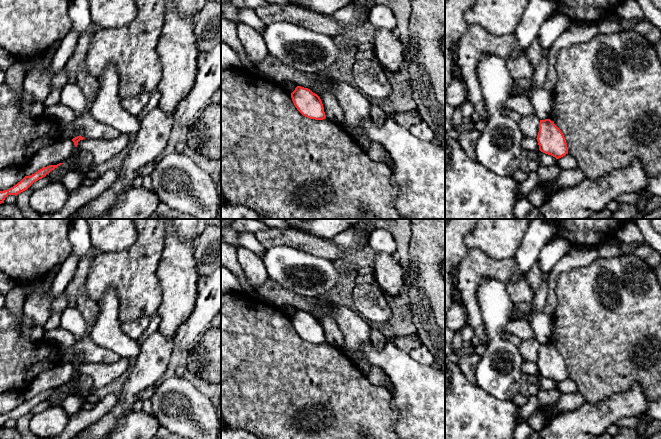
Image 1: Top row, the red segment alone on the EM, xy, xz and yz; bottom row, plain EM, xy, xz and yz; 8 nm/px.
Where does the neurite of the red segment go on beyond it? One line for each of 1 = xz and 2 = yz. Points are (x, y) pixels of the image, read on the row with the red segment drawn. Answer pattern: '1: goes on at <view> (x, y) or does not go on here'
1: does not go on here
2: does not go on here

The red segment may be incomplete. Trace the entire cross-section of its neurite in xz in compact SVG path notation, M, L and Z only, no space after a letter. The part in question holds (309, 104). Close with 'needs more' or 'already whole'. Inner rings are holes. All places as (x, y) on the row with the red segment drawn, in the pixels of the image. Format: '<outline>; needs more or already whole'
M297 86L291 93L291 98L295 107L303 116L315 120L326 118L320 97L310 89Z; already whole

